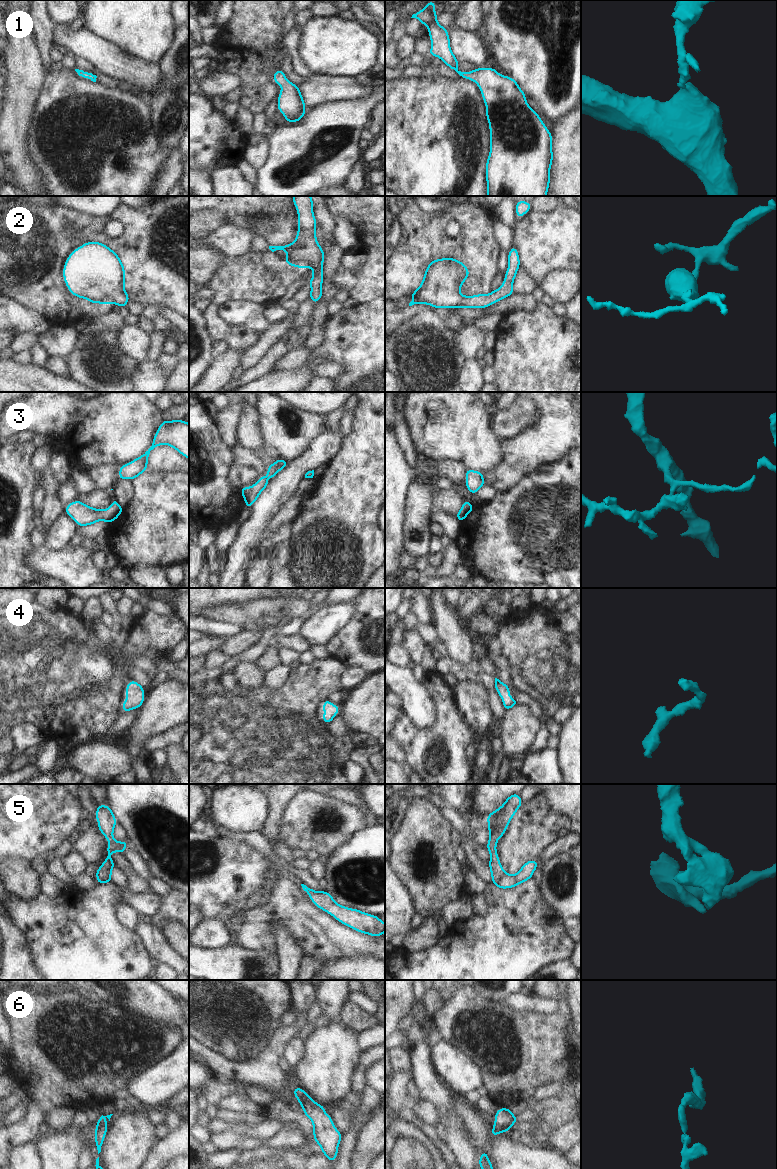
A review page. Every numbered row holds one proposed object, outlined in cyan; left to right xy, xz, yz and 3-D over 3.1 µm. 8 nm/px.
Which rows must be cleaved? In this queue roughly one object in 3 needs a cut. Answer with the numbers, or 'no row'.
no row

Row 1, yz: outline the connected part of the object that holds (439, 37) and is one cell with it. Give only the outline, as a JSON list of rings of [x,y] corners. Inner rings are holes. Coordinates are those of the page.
[[[434,1],[428,2],[411,18],[418,19],[428,28],[432,43],[429,54],[440,58],[462,79],[474,81],[481,91],[490,129],[490,153],[486,162],[487,196],[546,196],[553,161],[552,133],[528,105],[525,93],[512,77],[499,74],[495,68],[476,68],[469,73],[458,70],[459,62],[450,48],[448,30],[438,23],[435,5]]]

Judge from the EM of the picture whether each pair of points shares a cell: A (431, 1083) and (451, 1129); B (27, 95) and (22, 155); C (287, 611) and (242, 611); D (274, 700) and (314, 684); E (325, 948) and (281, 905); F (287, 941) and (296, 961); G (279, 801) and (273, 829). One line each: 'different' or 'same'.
A: same
B: same
C: same
D: same
E: same
F: same
G: same

